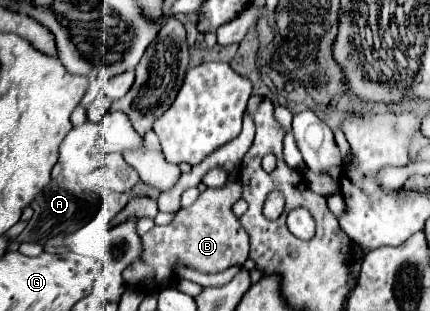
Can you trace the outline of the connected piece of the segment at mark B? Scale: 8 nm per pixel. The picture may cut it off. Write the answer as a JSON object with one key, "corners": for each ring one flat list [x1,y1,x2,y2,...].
{"corners":[[230,176,224,188,208,188,192,206,182,208,170,224,154,226,150,232,146,232,142,236,142,260,136,260,124,270,124,282,148,294,172,284,178,278,178,266,216,274,230,268,232,264,244,264,244,260,248,258,248,234,232,212,232,204,240,198,240,194,242,188,238,184,238,176]]}

